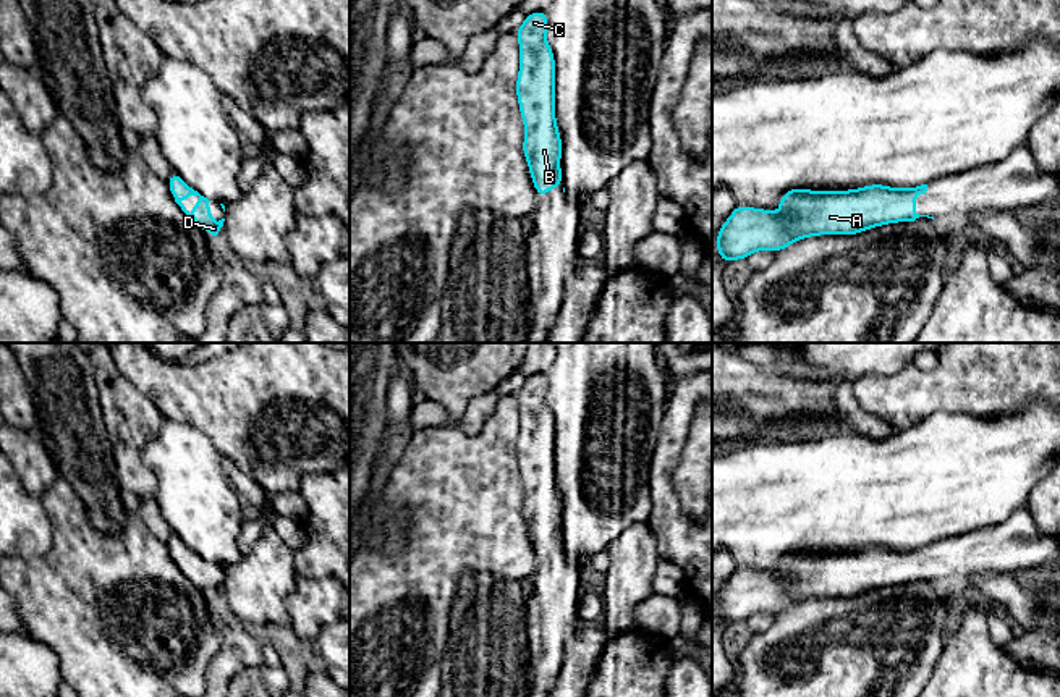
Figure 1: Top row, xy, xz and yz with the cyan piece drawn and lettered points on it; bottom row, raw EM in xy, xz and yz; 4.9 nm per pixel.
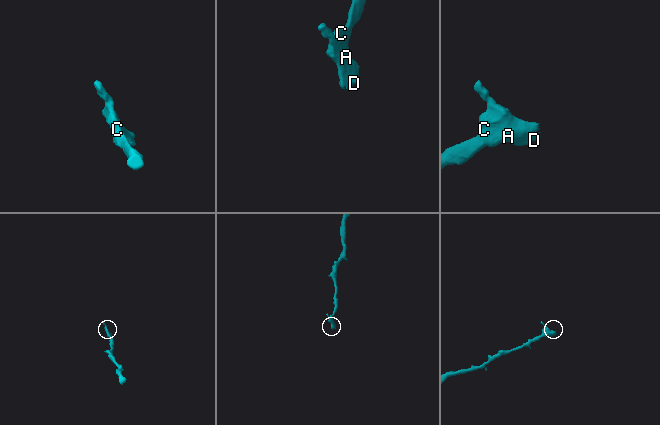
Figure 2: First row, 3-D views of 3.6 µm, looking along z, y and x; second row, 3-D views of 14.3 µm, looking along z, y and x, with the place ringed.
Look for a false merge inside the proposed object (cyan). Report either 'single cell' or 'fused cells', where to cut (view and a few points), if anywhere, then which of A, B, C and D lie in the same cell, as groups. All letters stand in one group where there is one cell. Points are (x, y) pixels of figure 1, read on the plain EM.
single cell | no cut | A B C D

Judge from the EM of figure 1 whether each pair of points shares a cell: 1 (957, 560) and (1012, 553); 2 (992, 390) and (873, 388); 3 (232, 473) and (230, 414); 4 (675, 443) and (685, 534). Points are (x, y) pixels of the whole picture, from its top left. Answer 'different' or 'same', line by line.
1: same
2: same
3: different
4: same

